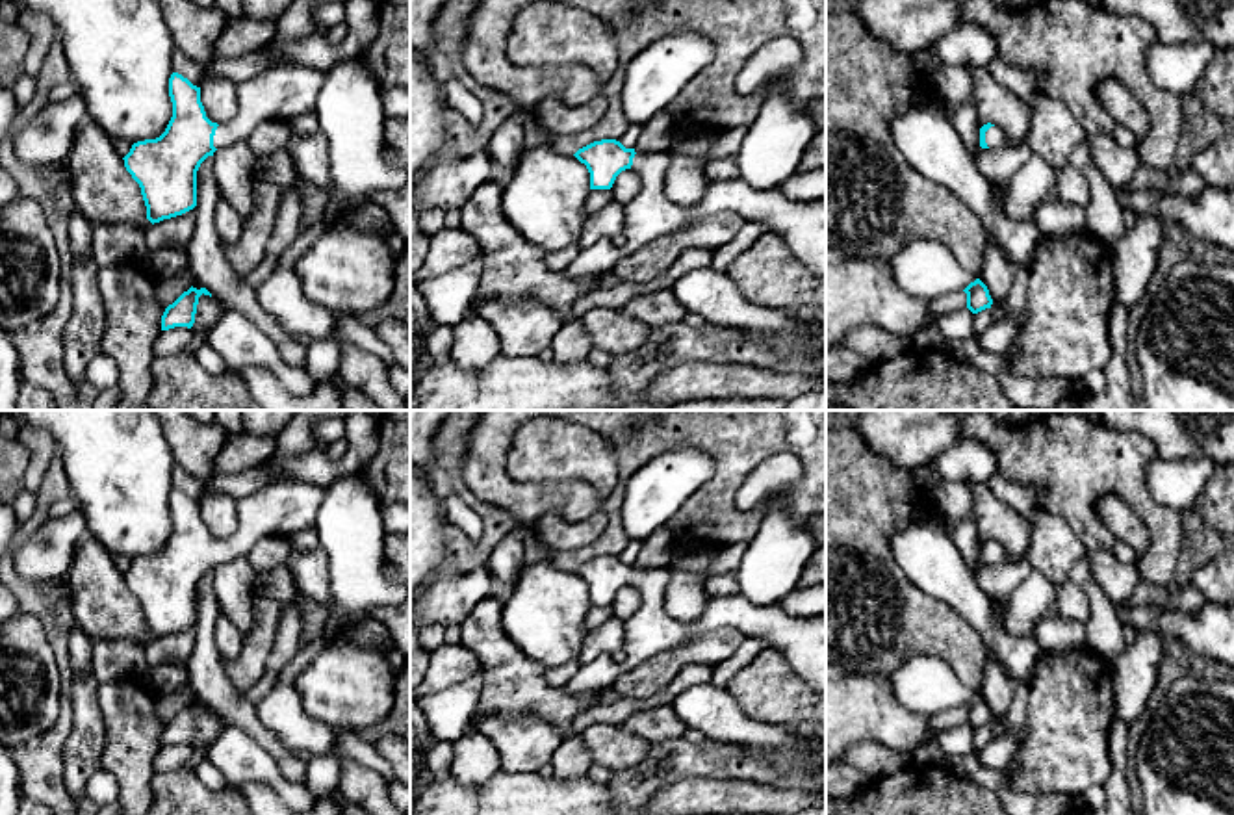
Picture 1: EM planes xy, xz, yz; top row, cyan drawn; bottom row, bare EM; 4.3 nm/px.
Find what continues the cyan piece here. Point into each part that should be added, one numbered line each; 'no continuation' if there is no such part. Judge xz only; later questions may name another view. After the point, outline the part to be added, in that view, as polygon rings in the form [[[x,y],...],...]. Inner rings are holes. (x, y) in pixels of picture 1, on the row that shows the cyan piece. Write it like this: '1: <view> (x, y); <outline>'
1: xz (650, 214); [[[672,150],[635,154],[631,169],[640,175],[640,191],[623,204],[627,251],[664,234],[687,228],[690,223],[722,212],[744,221],[761,221],[779,234],[796,258],[826,282],[826,201],[789,199],[779,188],[759,191],[740,178],[707,180],[698,204],[677,204],[666,197],[664,178]]]

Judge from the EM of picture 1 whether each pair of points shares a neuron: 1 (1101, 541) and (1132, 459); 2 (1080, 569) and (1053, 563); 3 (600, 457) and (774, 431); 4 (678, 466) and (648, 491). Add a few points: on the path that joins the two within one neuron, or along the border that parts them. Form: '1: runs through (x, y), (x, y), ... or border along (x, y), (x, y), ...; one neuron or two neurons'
1: runs through (1088, 518), (1088, 498), (1110, 476); one neuron
2: border along (1084, 552), (1071, 565), (1067, 578); two neurons
3: border along (589, 429), (616, 459), (605, 496); two neurons
4: runs through (670, 474), (655, 489); one neuron

